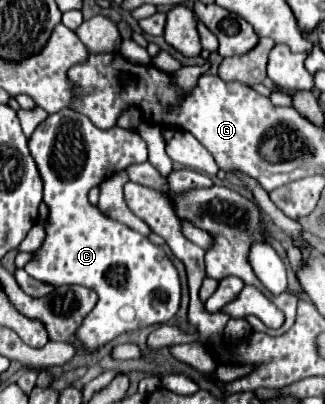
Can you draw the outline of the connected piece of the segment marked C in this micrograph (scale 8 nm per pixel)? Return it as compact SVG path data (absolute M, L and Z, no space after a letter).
M64 108L60 112L48 114L44 122L40 122L30 136L30 154L34 156L40 176L44 180L44 202L48 204L48 228L46 228L46 240L42 248L36 252L36 258L26 264L26 272L40 280L48 282L52 286L60 284L82 284L98 294L98 304L94 310L82 320L82 324L76 328L76 340L80 340L80 354L96 352L104 344L112 342L116 336L124 332L132 332L144 326L152 324L166 324L180 306L180 280L174 264L166 256L166 252L160 246L154 246L146 236L130 230L128 226L114 222L106 218L102 212L98 212L96 206L88 202L88 190L92 186L98 186L108 176L126 170L132 164L140 164L148 160L148 144L144 138L132 130L132 128L96 128L88 116L74 112L72 108Z

